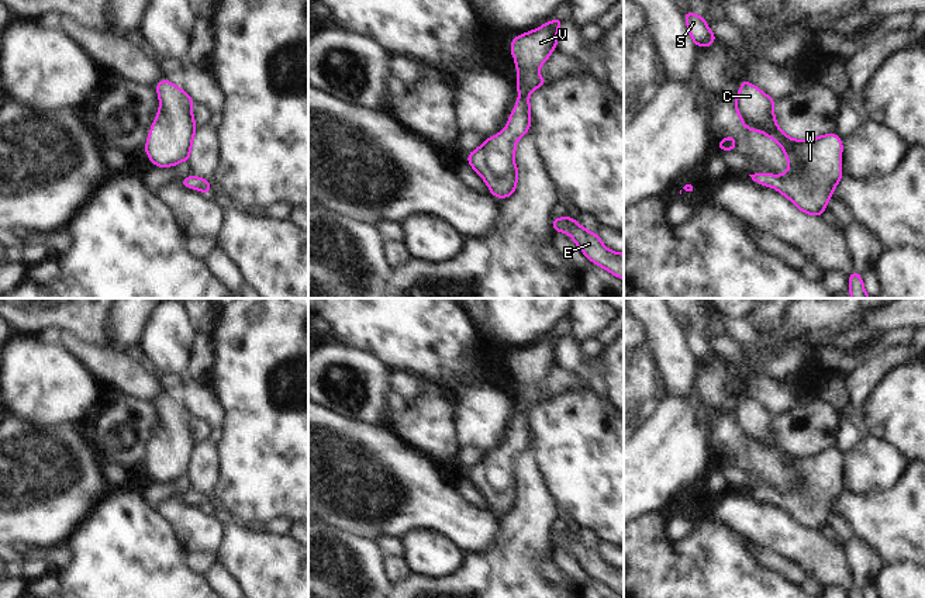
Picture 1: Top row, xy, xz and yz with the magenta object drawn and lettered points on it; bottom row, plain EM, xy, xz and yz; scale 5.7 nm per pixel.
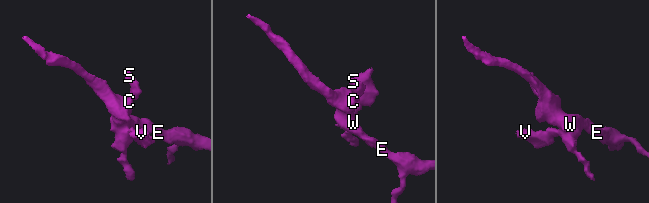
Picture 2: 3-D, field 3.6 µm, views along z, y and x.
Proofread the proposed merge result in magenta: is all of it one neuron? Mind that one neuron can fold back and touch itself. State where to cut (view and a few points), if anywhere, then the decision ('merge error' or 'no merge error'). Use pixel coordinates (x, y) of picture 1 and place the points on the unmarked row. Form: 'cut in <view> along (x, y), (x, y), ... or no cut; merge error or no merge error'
no cut; no merge error

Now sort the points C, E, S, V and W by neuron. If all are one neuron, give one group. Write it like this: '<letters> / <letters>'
C E S V W

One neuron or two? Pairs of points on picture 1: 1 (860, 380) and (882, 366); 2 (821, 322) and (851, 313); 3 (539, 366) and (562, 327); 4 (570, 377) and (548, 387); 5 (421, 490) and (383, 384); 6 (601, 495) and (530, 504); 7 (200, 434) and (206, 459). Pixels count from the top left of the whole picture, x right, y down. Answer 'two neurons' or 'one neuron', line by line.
1: one neuron
2: one neuron
3: one neuron
4: one neuron
5: two neurons
6: two neurons
7: two neurons

